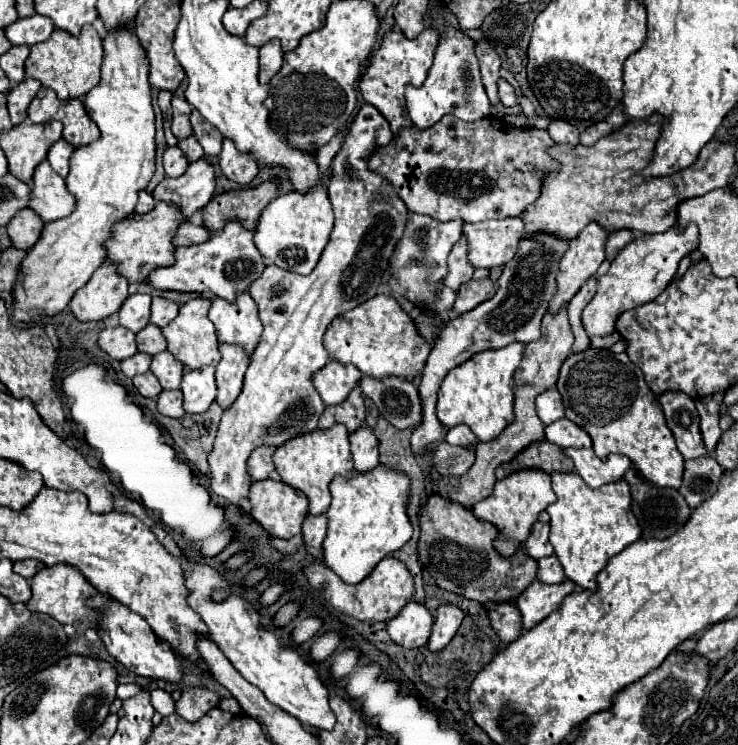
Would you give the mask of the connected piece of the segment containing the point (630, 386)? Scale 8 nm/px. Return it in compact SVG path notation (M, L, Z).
M593 346L579 354L571 354L561 366L557 390L563 396L565 418L545 428L545 438L549 442L559 448L593 446L601 460L607 460L611 452L625 454L637 472L651 484L661 488L681 486L685 460L679 456L675 438L665 424L659 398L647 388L643 372L639 372L639 368L635 368L625 354L613 354L607 348Z

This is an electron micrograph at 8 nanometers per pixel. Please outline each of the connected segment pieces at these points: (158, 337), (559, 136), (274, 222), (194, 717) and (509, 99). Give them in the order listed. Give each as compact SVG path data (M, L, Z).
M147 324L139 334L137 334L137 350L145 352L145 354L159 354L165 350L165 340L163 340L163 332L159 326L155 324Z
M551 119L547 132L557 144L571 144L571 146L579 144L579 130L573 124L567 124L563 120Z
M321 182L307 192L289 192L269 202L257 222L255 246L271 264L289 272L309 274L317 266L317 260L327 246L331 230L333 208L327 196L327 186Z
M183 688L183 696L177 700L177 714L185 720L197 722L201 716L205 716L211 708L219 706L221 698L219 694L207 690L207 688Z
M501 78L501 80L499 80L499 98L501 98L501 104L503 104L505 108L509 108L509 106L515 106L515 104L517 104L515 90L513 90L513 86L511 86L505 78Z

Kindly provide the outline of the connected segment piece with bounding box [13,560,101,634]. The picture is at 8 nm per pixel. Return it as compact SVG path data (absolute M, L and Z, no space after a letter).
M19 560L13 564L13 570L23 576L23 578L31 578L31 590L33 590L33 596L29 598L27 602L27 608L31 612L45 612L49 616L53 616L55 620L63 622L63 624L69 624L73 626L79 634L83 634L87 628L99 628L99 618L101 618L101 612L95 610L95 608L89 608L87 606L87 600L95 594L99 594L85 578L83 574L69 566L69 564L55 564L55 566L45 566L43 562L39 560Z

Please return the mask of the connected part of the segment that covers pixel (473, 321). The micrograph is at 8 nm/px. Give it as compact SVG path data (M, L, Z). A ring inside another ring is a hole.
M535 234L529 238L521 238L517 254L511 262L505 264L503 274L499 278L499 288L497 294L491 300L485 300L479 304L479 308L473 308L471 312L465 312L457 316L453 322L449 322L441 334L439 340L435 342L427 364L421 374L421 384L419 384L419 394L421 394L421 404L423 404L423 420L419 428L413 430L411 436L411 448L415 454L417 464L421 466L425 474L425 492L427 498L433 492L433 480L431 480L431 452L427 450L429 444L433 442L445 442L447 430L439 424L435 416L435 404L437 404L437 390L441 386L441 380L445 374L471 358L473 354L485 350L485 348L503 348L511 342L523 342L529 344L531 340L537 340L541 336L539 326L541 318L545 316L551 296L555 296L555 280L559 272L559 260L563 258L563 252L567 250L567 238L551 236L551 234Z

